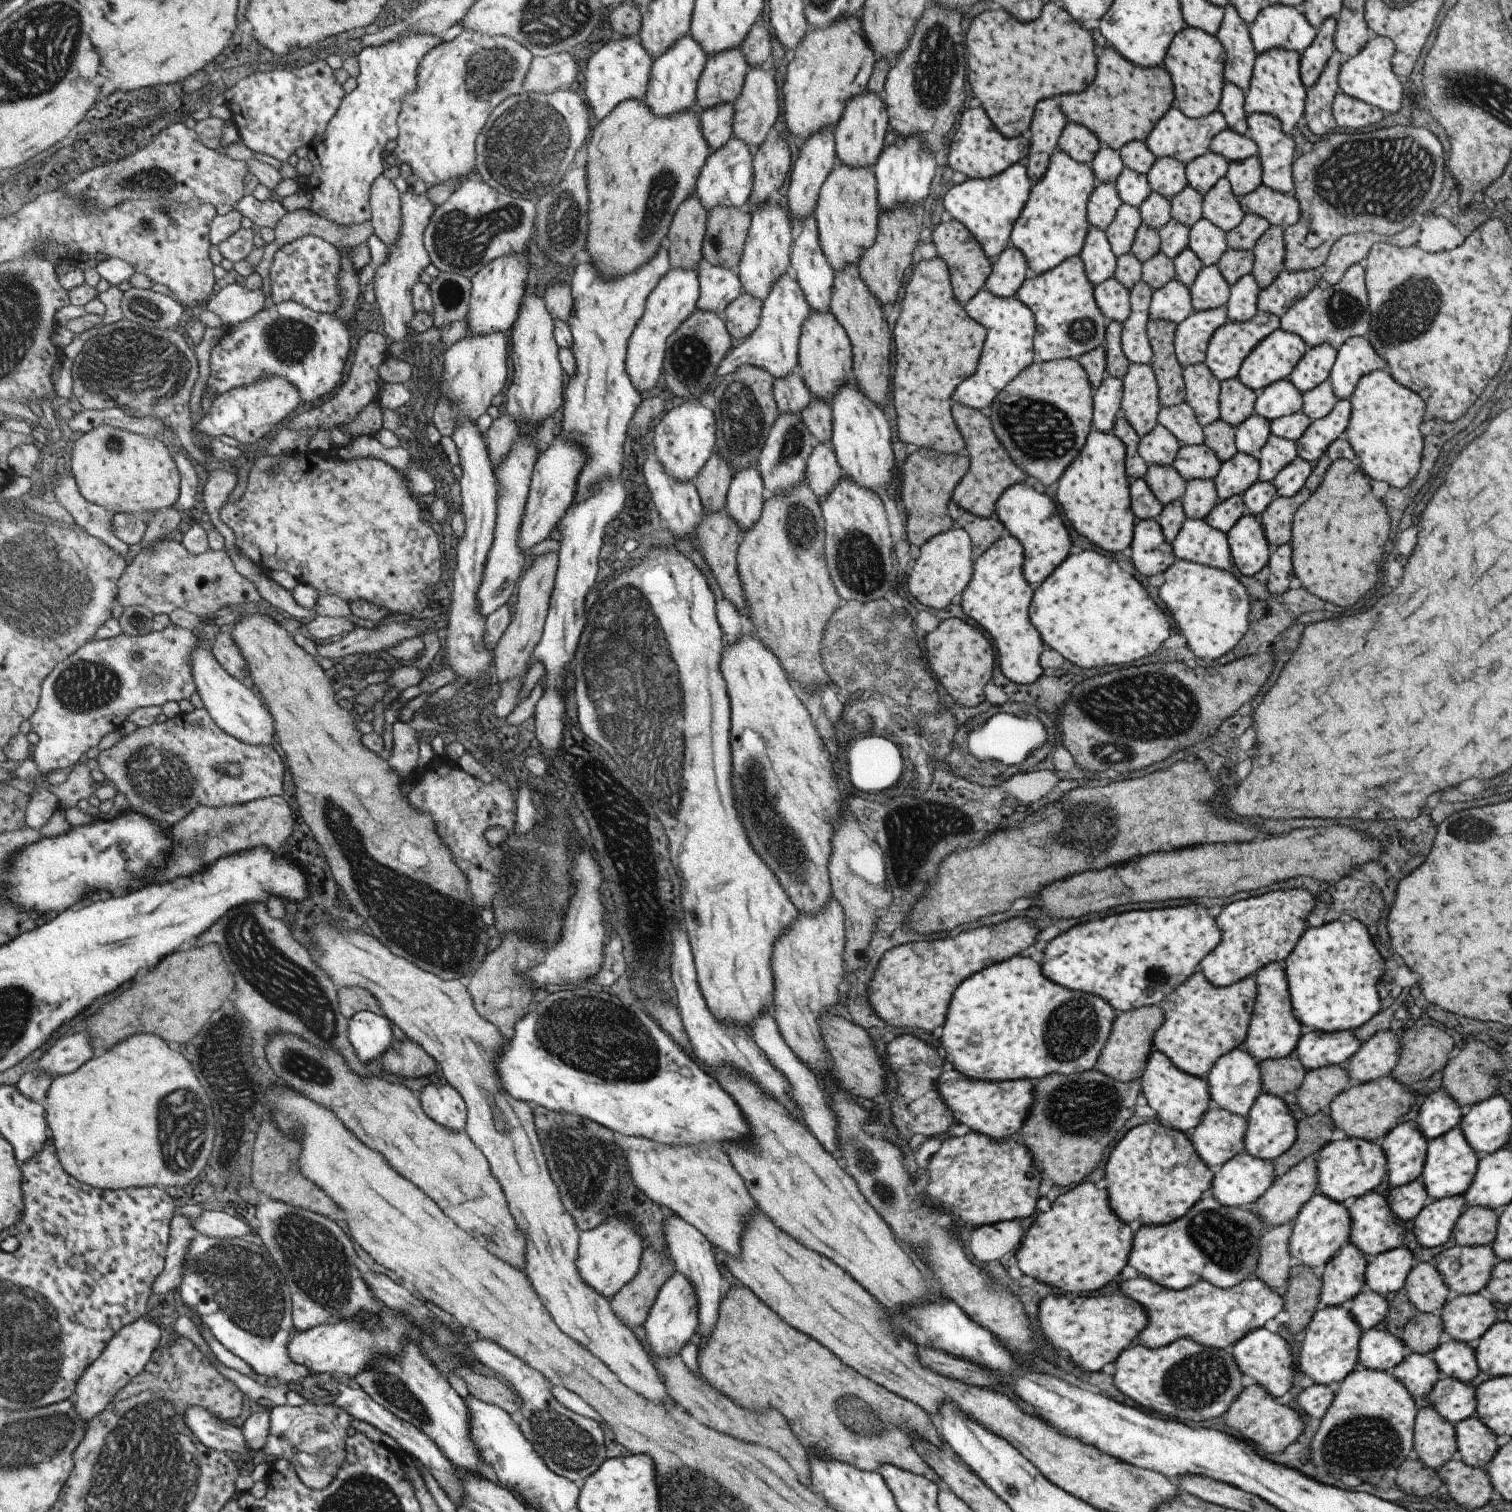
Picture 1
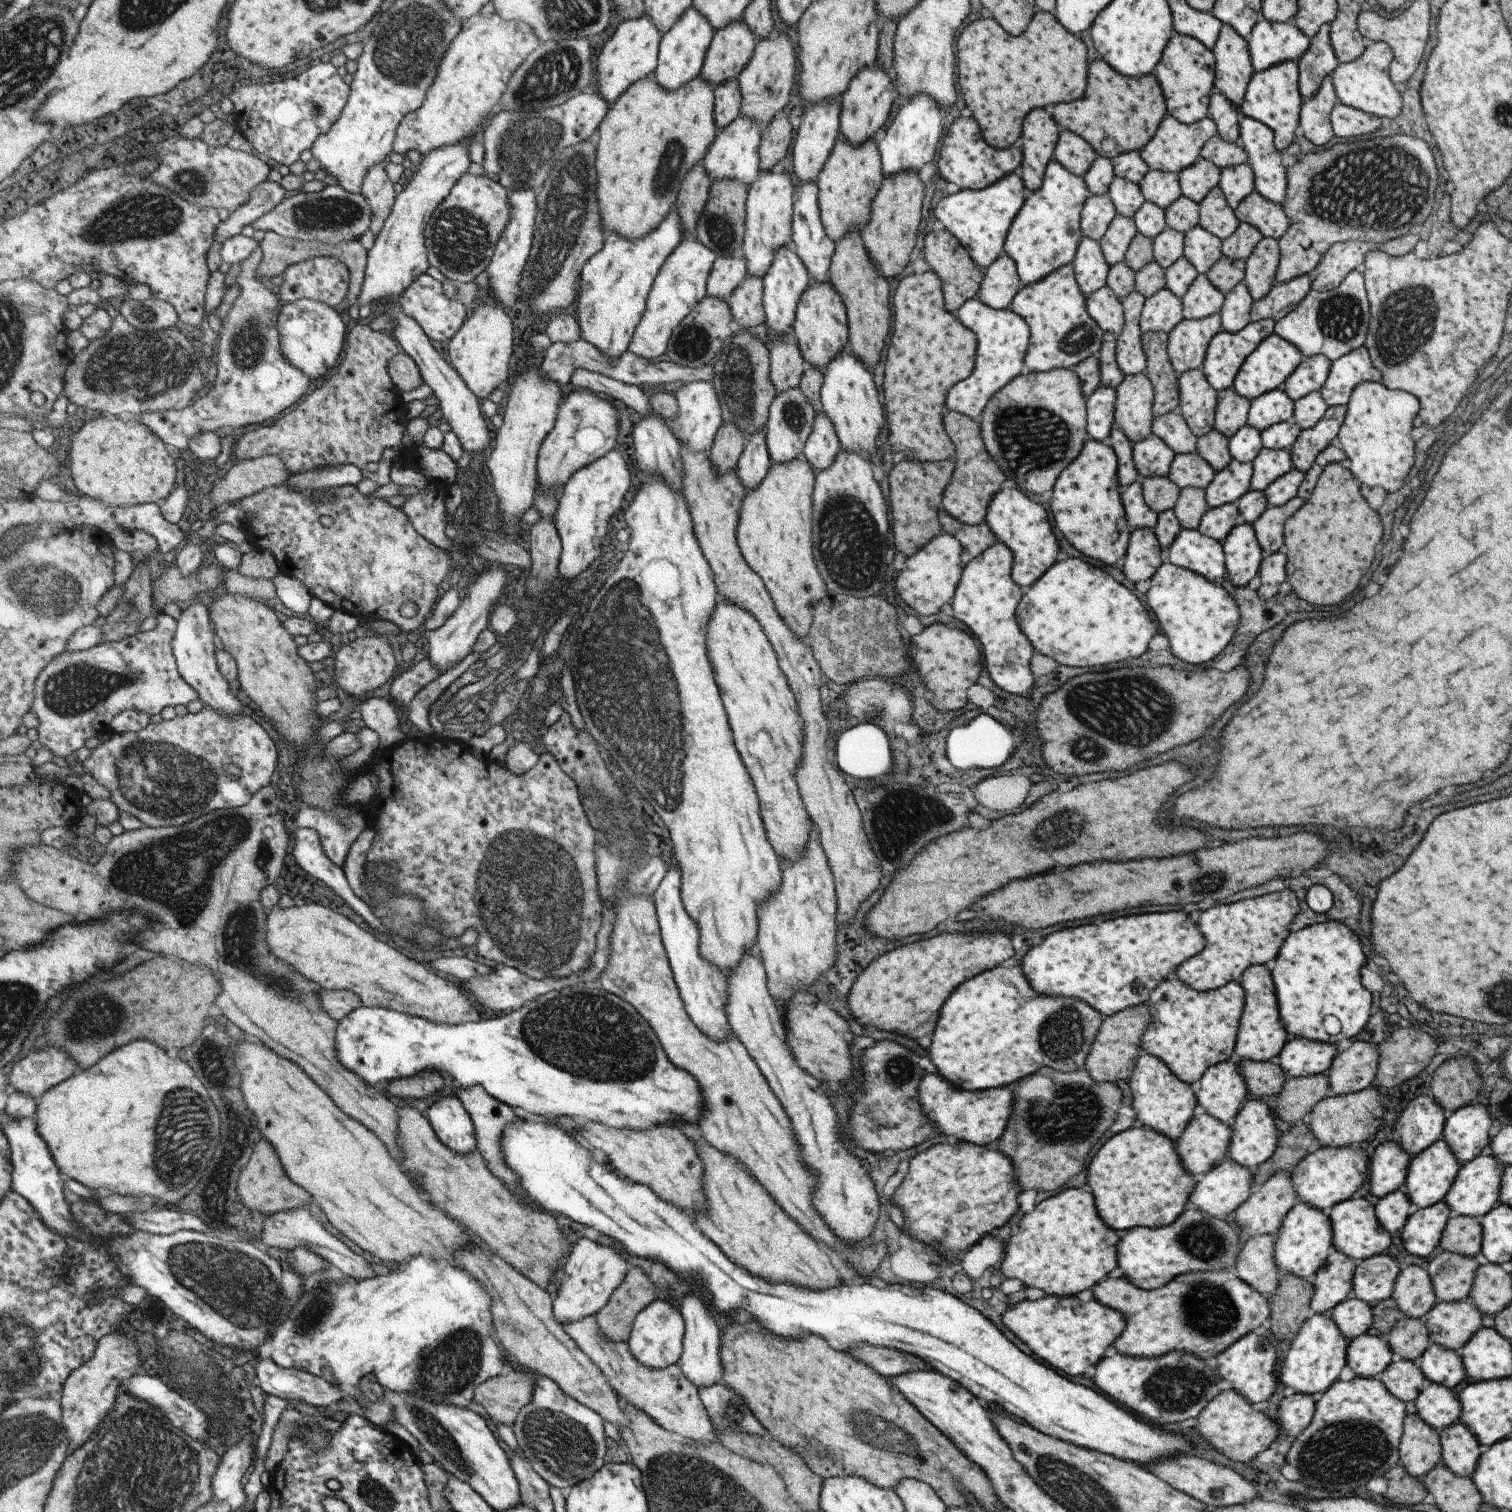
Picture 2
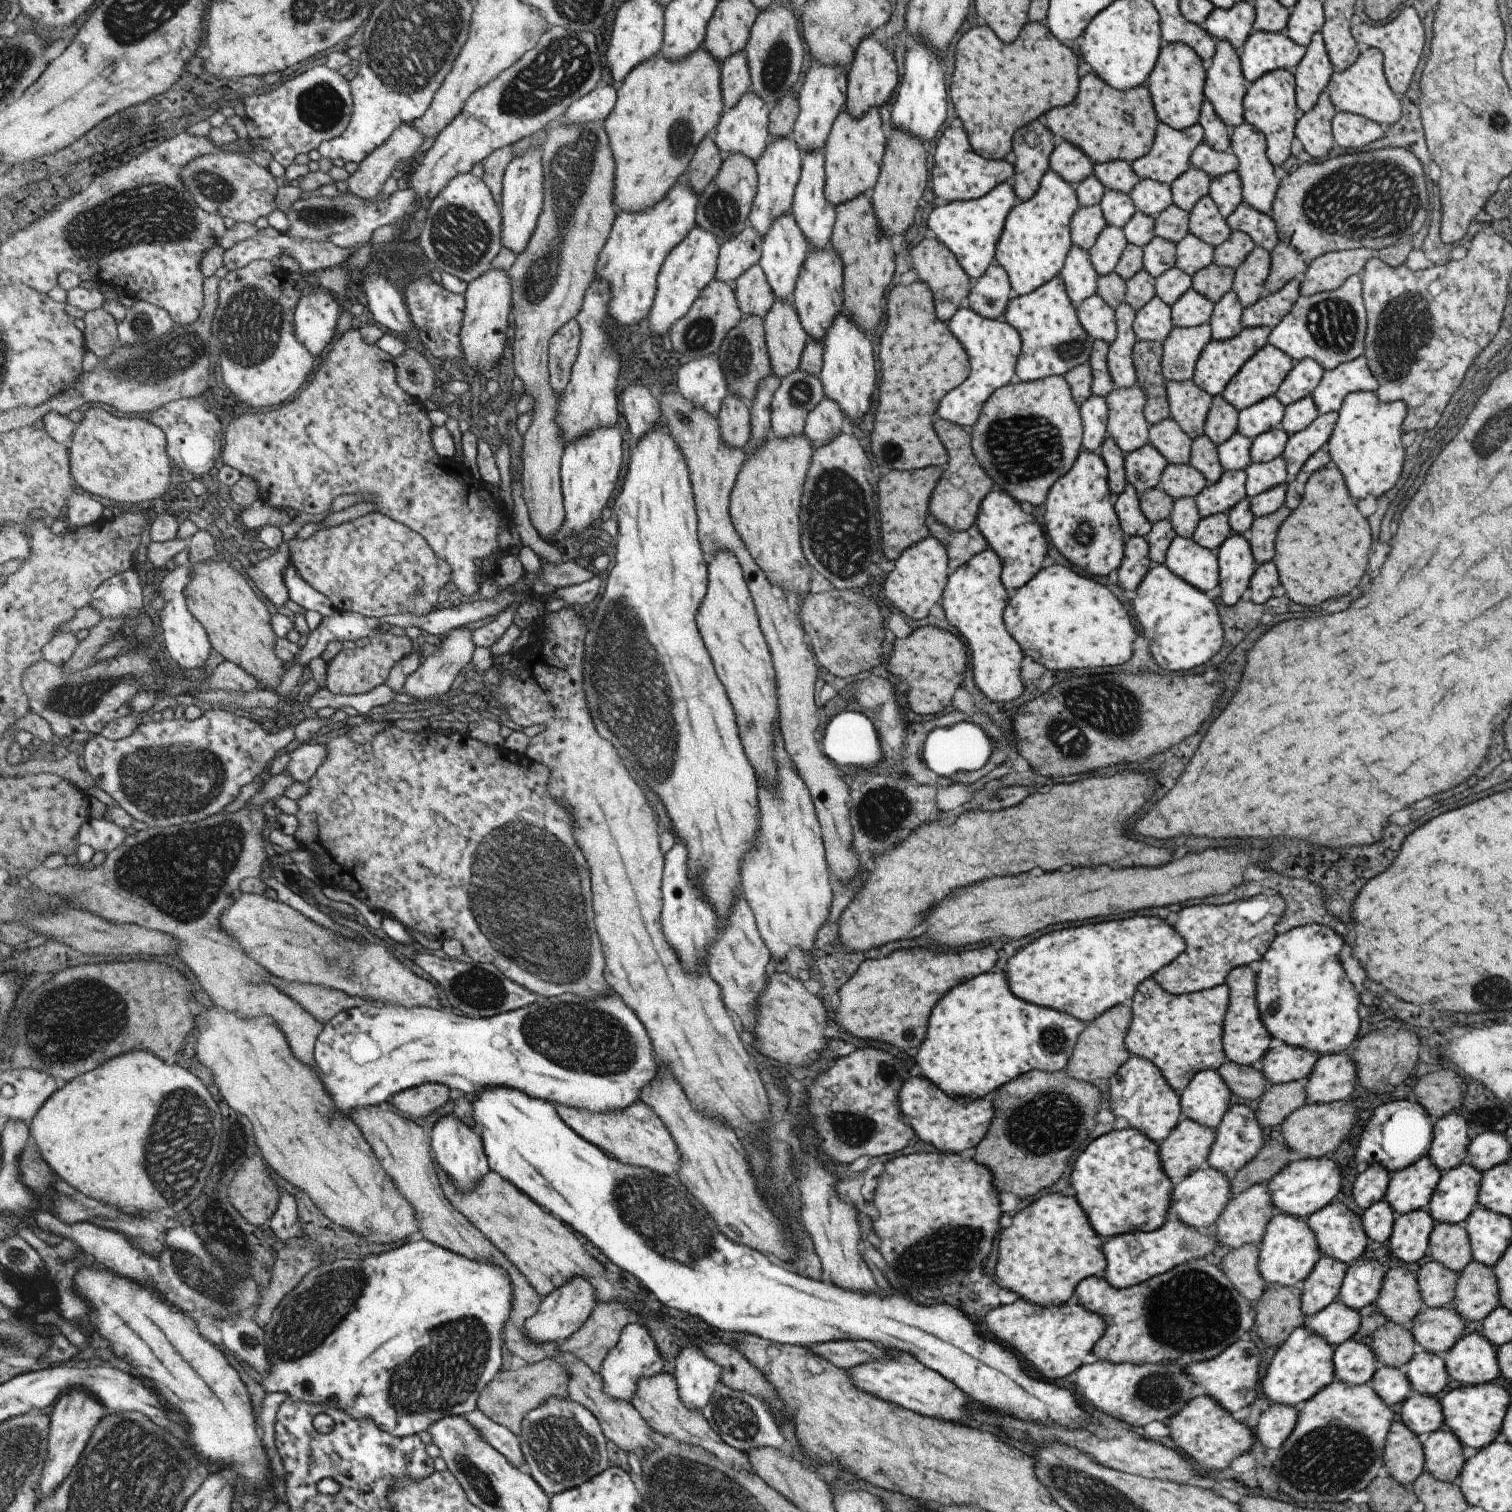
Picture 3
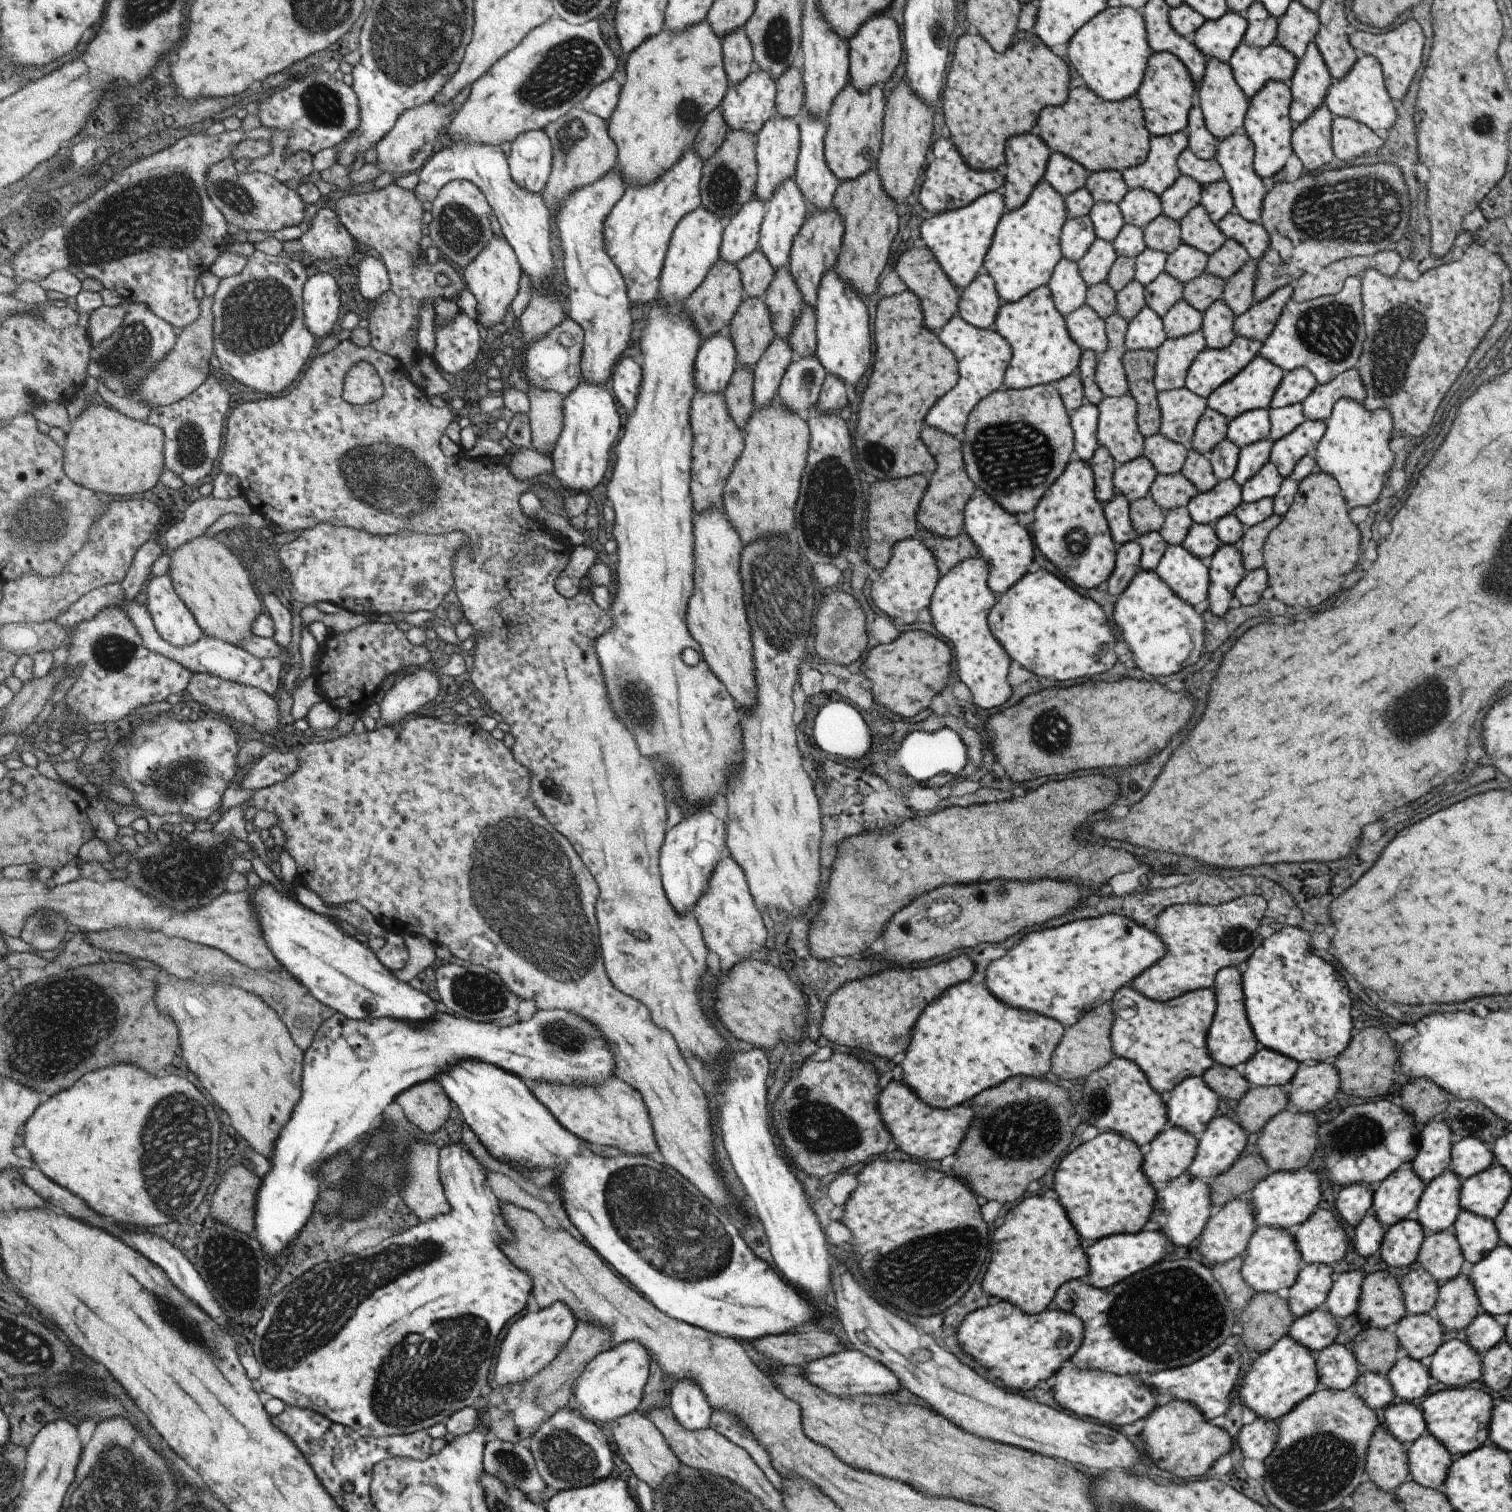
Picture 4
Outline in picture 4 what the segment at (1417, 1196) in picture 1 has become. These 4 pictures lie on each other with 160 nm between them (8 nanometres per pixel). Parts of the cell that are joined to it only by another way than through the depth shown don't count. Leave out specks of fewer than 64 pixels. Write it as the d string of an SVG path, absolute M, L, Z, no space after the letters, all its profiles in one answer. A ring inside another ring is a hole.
M1369 1212L1356 1224L1354 1232L1355 1235L1349 1241L1350 1255L1365 1257L1380 1249L1386 1229L1376 1216Z

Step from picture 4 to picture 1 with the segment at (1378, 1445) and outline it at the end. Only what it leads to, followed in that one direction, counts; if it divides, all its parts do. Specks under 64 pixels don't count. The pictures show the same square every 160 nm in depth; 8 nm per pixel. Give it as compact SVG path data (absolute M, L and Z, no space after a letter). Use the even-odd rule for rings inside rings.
M1431 1405L1416 1410L1412 1439L1412 1456L1417 1456L1429 1468L1437 1470L1456 1457L1454 1425Z

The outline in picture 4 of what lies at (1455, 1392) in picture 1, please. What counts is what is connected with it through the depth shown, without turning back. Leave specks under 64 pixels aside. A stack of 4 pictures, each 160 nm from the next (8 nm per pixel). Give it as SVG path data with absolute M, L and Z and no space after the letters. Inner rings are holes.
M1399 1401L1390 1404L1383 1414L1385 1423L1383 1427L1397 1440L1413 1442L1426 1432L1426 1424L1423 1413L1417 1405L1409 1401Z

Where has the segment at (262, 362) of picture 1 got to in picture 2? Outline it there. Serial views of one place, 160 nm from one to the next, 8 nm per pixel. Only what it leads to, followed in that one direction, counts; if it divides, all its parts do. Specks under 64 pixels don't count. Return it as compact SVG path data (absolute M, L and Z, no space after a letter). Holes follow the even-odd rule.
M299 299L279 307L280 350L295 368L302 370L313 381L313 385L315 378L325 376L337 366L348 337L347 327L341 314L321 301Z

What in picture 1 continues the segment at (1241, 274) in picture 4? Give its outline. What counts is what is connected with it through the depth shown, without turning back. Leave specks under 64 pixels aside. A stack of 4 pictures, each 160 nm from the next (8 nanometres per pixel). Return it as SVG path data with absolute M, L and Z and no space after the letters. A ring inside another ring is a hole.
M1269 225L1252 248L1254 261L1251 274L1260 290L1271 284L1284 268L1282 229L1279 225Z

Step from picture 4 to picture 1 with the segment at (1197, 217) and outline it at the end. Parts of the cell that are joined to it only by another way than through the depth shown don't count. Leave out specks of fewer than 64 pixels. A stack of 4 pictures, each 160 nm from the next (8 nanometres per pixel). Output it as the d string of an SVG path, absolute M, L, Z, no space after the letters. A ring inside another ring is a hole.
M1223 176L1202 196L1202 217L1210 220L1224 233L1235 228L1244 212Z

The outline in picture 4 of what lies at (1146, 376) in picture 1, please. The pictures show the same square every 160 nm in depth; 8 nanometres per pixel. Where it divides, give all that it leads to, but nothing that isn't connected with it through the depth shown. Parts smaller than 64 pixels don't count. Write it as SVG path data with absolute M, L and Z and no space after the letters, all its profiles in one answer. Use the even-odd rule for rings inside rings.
M1129 394L1120 397L1103 397L1097 408L1098 444L1109 451L1115 465L1141 455L1145 438L1138 431L1135 399Z

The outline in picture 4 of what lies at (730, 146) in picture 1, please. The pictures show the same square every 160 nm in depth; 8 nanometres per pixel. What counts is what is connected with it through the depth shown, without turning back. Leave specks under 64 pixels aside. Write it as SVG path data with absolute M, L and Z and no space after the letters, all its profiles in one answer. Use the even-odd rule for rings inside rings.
M753 70L741 81L729 85L720 102L720 113L728 131L745 131L752 136L775 114L776 84L768 73Z

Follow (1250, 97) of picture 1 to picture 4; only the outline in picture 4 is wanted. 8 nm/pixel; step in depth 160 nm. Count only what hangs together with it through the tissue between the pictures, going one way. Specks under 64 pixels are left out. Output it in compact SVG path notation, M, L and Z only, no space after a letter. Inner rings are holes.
M1270 80L1248 99L1248 107L1244 116L1242 130L1254 144L1252 165L1257 176L1271 178L1282 169L1287 156L1292 153L1290 132L1293 122L1288 114L1291 102L1290 88L1287 83Z

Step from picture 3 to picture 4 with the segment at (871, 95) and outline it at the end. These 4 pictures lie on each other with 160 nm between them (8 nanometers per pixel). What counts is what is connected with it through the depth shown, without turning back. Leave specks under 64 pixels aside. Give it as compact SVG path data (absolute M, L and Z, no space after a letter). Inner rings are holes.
M887 13L877 14L866 20L858 31L845 42L848 46L848 83L860 93L878 84L883 86L895 68L902 64L902 44L895 21Z

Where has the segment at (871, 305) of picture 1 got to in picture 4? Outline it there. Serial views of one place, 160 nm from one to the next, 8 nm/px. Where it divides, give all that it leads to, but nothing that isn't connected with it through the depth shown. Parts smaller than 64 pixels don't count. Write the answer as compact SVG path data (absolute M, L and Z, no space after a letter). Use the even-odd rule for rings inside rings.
M869 169L850 181L839 182L832 198L832 208L840 216L843 234L834 270L838 277L863 300L878 287L877 277L887 265L896 243L896 204L883 192L875 169Z

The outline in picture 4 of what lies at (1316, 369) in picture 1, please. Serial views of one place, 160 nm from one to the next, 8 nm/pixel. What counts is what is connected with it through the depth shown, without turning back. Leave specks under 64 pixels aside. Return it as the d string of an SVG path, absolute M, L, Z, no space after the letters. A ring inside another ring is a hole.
M1297 367L1286 372L1273 396L1270 398L1270 408L1286 407L1295 403L1301 403L1307 395L1318 385L1310 370L1305 367Z

